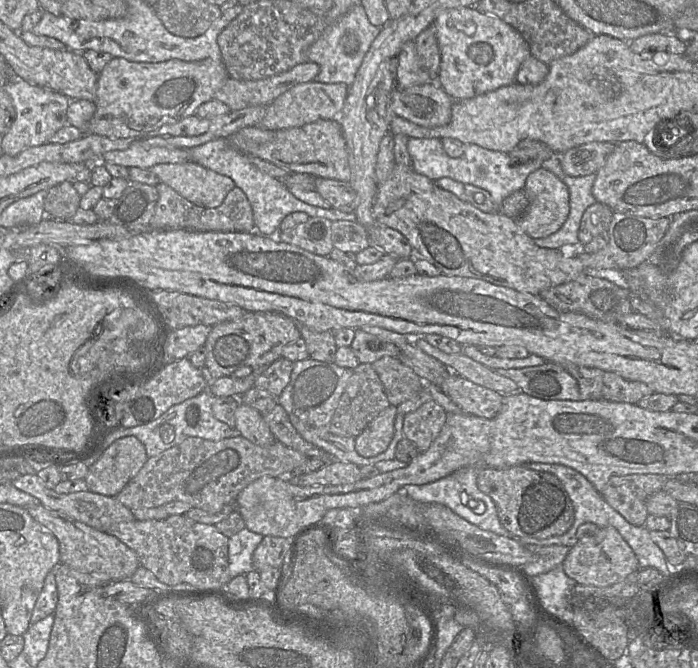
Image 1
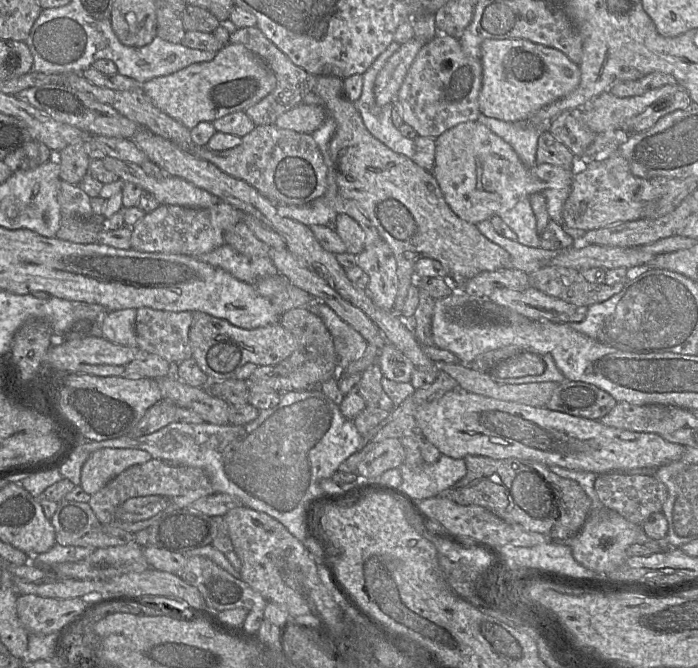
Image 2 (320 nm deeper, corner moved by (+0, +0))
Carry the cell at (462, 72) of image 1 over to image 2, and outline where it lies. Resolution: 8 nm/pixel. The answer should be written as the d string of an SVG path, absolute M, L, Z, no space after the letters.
M520 38L487 39L481 45L480 113L505 122L527 122L542 107L570 94L581 80L580 66L559 50Z

